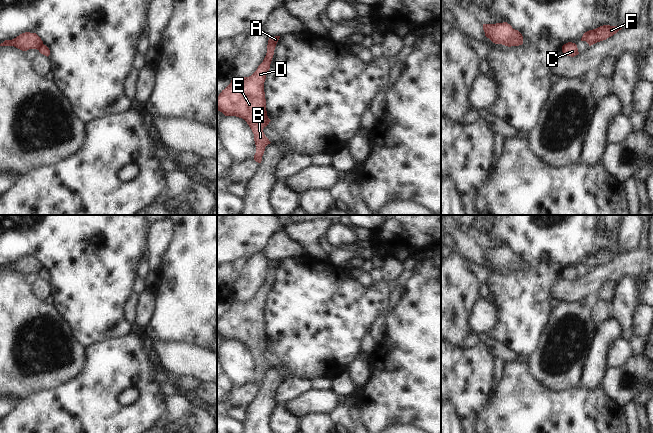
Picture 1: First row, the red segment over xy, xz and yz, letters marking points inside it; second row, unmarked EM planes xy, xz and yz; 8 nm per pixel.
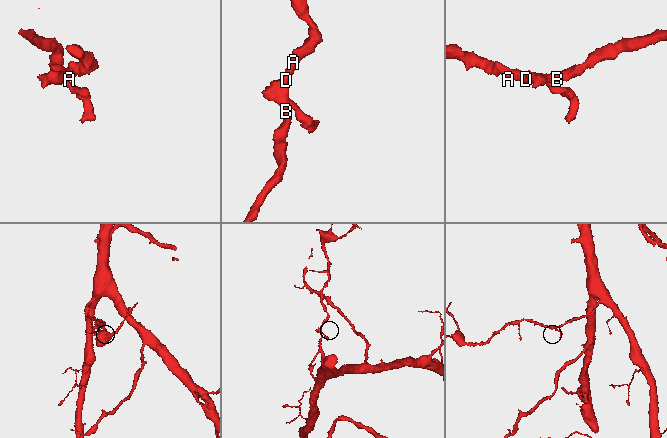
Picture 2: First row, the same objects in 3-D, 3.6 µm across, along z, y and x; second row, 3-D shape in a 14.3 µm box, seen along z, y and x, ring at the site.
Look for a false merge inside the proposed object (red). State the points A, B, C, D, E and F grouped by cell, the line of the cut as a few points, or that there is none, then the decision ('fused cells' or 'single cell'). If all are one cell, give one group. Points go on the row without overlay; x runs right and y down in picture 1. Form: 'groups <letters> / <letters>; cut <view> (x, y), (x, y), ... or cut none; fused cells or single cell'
groups A B D E F / C; cut xy (42, 267), (37, 273); fused cells

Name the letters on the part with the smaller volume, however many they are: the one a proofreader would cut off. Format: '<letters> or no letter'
C

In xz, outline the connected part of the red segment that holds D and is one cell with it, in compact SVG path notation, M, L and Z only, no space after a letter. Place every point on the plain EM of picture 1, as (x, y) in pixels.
M269 262L266 280L251 300L232 302L231 307L217 321L218 335L225 340L244 343L251 352L256 369L254 384L258 387L262 385L265 371L271 367L263 356L267 350L264 306L279 262Z

